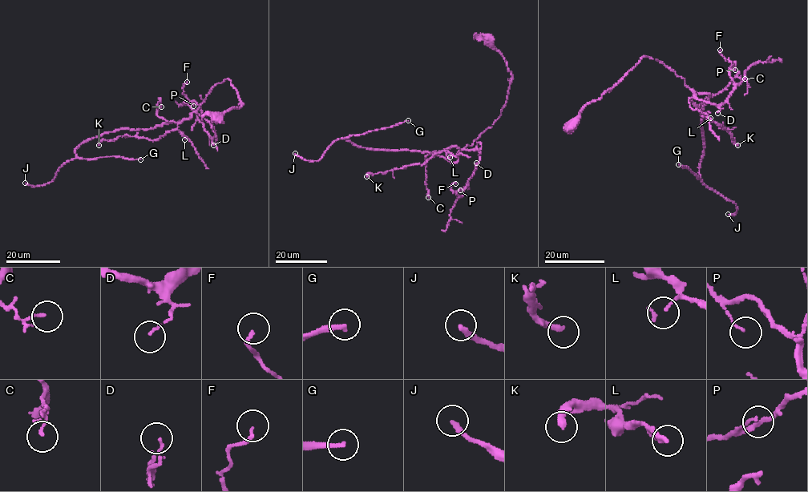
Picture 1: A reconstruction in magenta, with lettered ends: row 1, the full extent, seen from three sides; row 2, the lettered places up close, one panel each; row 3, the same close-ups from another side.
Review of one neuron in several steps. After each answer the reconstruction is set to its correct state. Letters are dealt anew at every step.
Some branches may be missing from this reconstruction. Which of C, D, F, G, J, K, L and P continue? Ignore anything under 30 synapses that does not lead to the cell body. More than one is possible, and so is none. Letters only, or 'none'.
G, J

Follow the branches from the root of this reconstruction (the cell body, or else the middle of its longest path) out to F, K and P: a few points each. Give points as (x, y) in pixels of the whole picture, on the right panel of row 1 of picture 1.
F: (572, 122), (645, 56), (684, 78), (698, 98), (721, 105), (735, 86), (735, 63), (720, 50)
K: (572, 122), (586, 105), (645, 56), (684, 78), (693, 104), (737, 145)
P: (572, 122), (645, 56), (713, 104), (733, 91), (735, 70)

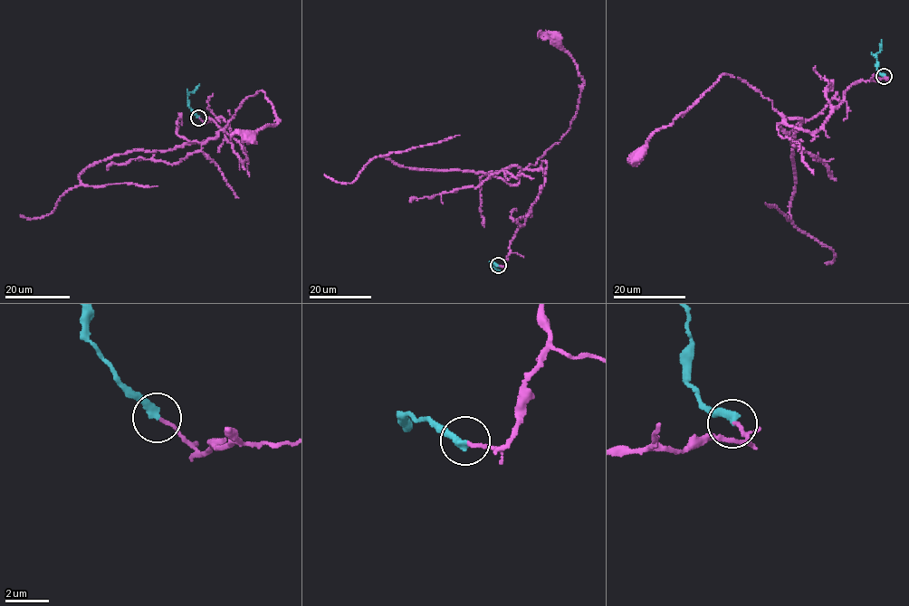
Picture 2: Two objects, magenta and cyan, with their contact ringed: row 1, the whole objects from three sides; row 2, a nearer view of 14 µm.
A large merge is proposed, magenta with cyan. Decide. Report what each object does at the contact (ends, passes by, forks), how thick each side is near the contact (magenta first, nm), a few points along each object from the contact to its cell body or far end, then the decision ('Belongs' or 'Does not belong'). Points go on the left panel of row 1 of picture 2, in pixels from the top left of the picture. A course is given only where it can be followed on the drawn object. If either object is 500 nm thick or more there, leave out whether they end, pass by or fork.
At the ring magenta ends. At the ring cyan ends. Thickness 140 nm (magenta) against 380 nm. Course of magenta: (199, 118), (215, 123), (243, 162), (245, 150), (224, 129), (245, 99), (262, 90), (279, 122), (251, 136). Course of cyan: (198, 118), (187, 106), (188, 94), (199, 83). Belongs

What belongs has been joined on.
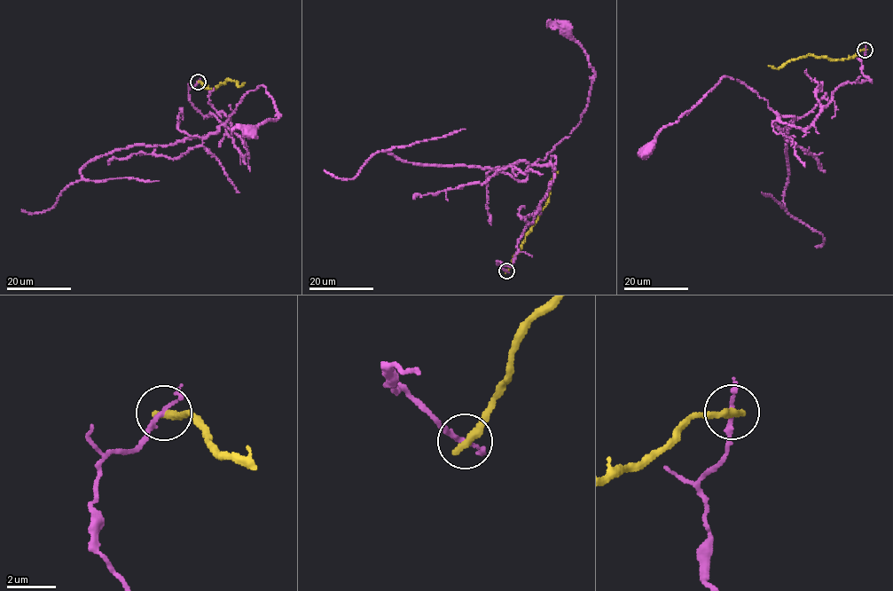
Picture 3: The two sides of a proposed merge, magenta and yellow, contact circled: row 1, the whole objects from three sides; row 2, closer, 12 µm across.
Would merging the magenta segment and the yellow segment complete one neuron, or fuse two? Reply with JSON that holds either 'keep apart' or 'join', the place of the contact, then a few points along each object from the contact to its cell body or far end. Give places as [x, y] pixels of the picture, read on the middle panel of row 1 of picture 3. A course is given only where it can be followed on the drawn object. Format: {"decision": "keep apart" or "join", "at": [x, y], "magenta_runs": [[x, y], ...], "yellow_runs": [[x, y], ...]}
{"decision": "keep apart", "at": [506, 271], "magenta_runs": [[506, 271], [497, 261], [513, 263], [553, 178], [554, 167], [536, 161], [580, 122], [594, 79], [567, 29]], "yellow_runs": [[506, 271], [520, 248], [525, 235], [548, 201], [549, 184], [558, 171]]}

